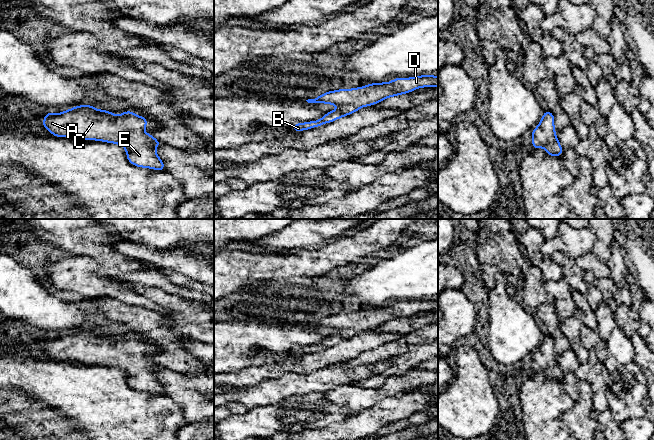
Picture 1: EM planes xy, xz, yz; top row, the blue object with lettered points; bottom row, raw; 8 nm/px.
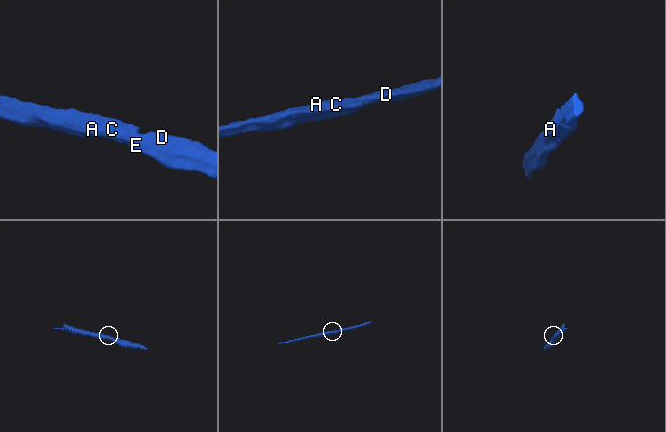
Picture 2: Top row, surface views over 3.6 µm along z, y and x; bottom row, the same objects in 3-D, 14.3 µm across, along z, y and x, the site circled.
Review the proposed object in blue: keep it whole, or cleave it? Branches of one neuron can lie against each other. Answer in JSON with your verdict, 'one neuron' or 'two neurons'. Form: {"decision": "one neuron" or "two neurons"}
{"decision": "one neuron"}

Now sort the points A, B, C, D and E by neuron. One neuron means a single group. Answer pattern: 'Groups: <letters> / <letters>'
Groups: A B C D E

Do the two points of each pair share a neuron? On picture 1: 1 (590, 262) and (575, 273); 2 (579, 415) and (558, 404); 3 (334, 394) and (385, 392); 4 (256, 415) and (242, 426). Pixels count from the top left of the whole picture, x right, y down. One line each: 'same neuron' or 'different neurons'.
1: different neurons
2: different neurons
3: same neuron
4: same neuron

